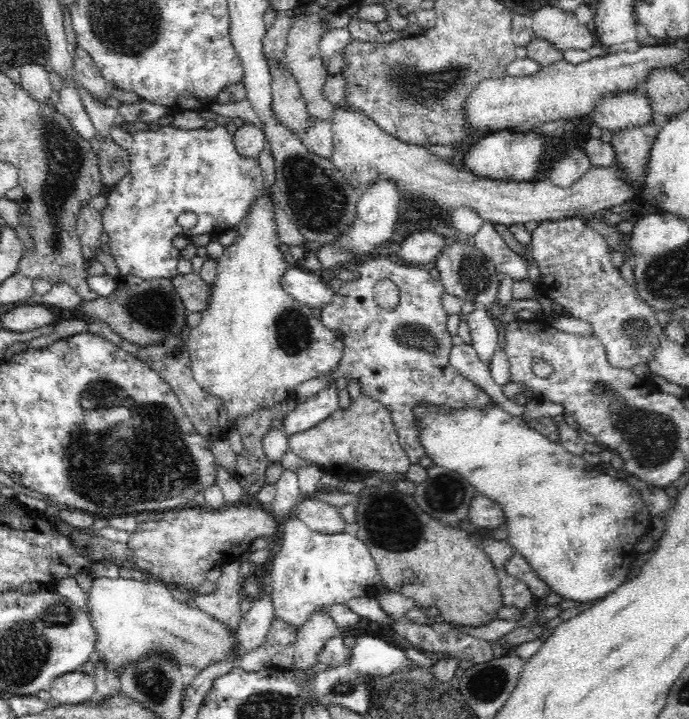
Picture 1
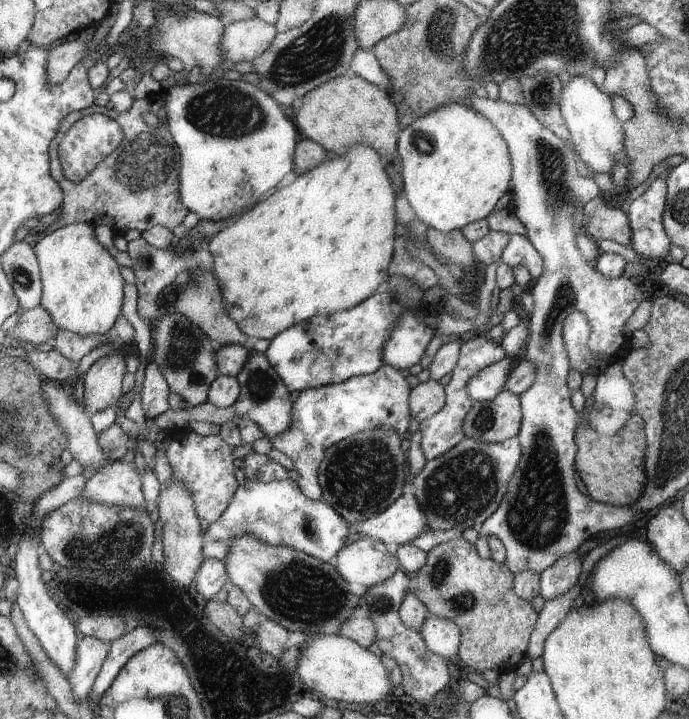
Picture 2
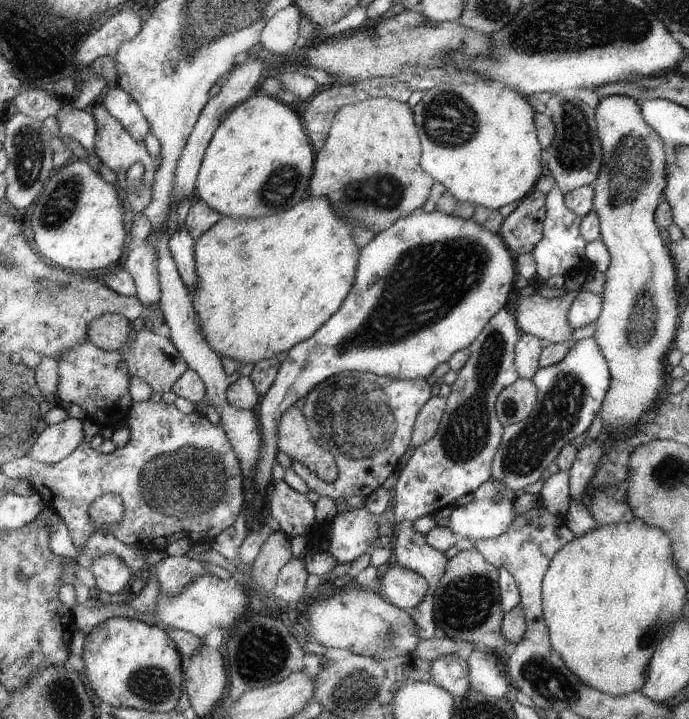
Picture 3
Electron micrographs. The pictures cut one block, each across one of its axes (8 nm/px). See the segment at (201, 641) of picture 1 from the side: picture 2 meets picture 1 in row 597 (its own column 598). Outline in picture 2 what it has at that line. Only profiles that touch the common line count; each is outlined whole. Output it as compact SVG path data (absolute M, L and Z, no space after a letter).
M573 76L567 80L567 84L561 88L561 100L559 100L561 116L565 120L565 126L569 130L569 140L573 142L573 150L579 154L579 160L587 164L593 172L607 172L611 174L611 166L617 158L625 164L625 152L623 152L623 128L615 114L613 114L613 102L611 96L601 92L591 78L585 76Z

